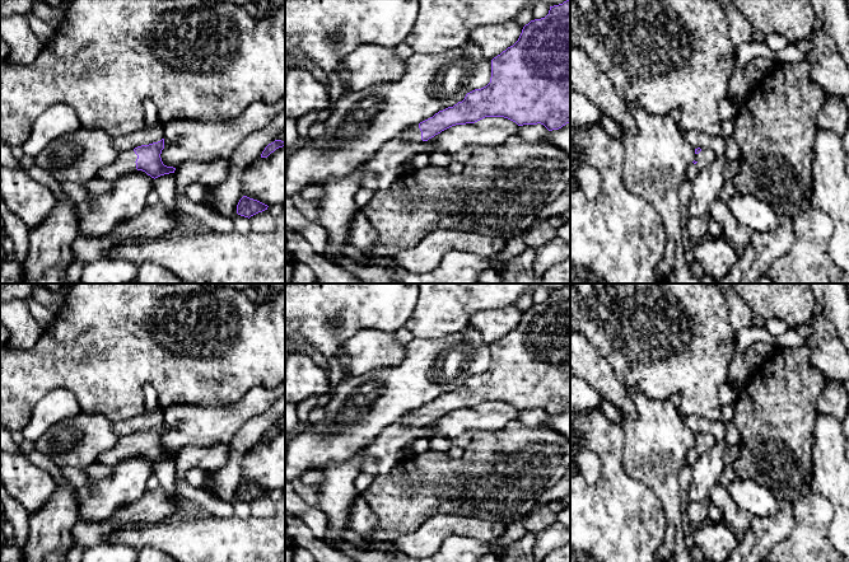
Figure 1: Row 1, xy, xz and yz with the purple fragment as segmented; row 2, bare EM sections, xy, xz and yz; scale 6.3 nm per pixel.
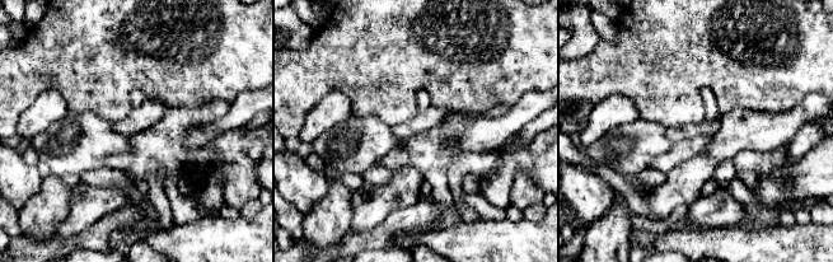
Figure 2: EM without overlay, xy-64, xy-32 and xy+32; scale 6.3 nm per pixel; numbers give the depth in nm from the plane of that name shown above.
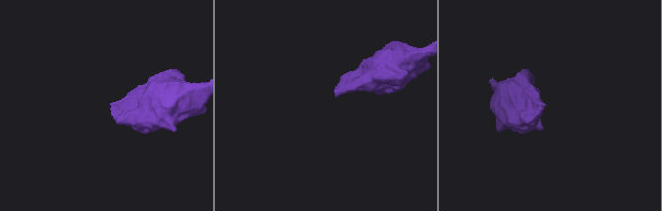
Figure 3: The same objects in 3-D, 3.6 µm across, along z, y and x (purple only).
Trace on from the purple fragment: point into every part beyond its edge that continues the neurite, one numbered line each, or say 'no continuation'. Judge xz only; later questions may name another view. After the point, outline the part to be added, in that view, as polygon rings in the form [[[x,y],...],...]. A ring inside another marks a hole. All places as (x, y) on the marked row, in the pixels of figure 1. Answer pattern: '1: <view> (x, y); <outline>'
1: xz (413, 134); [[[412,125],[403,130],[403,137],[407,142],[421,142],[421,131],[419,125]]]

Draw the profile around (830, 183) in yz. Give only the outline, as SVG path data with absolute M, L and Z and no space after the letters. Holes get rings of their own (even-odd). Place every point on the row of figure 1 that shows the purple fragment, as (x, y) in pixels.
M817 128L813 141L811 206L831 219L829 254L843 271L849 272L849 175L845 160L841 137Z

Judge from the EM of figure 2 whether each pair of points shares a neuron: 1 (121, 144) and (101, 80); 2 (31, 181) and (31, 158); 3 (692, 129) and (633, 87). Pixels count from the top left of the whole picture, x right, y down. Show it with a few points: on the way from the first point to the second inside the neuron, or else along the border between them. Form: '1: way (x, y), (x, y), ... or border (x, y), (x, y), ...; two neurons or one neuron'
1: border (85, 111), (94, 112), (113, 124); two neurons
2: border (22, 154), (28, 163), (40, 167); two neurons
3: border (706, 118), (668, 129); two neurons

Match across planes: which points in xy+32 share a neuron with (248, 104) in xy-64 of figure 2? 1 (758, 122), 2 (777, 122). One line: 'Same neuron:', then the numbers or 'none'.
Same neuron: 1, 2

